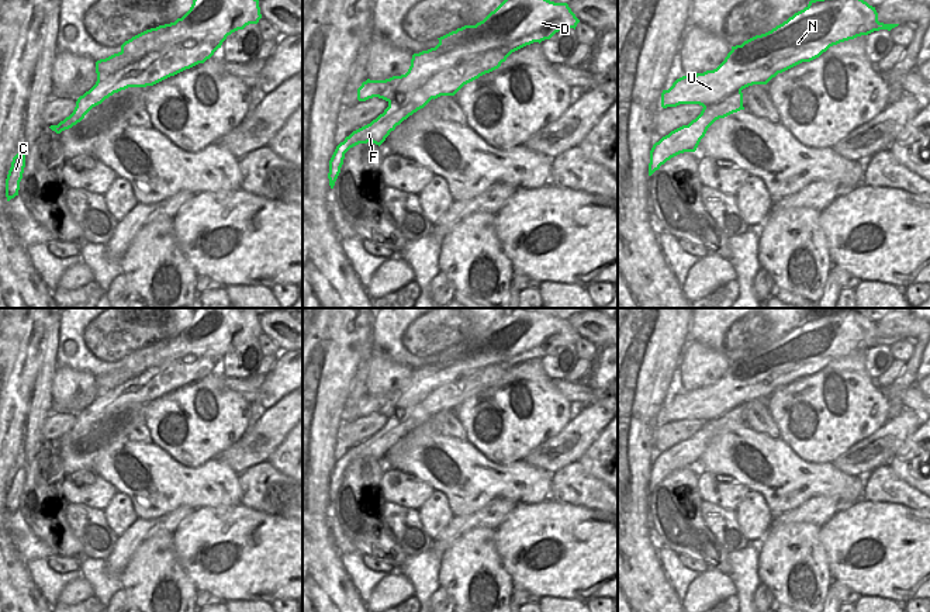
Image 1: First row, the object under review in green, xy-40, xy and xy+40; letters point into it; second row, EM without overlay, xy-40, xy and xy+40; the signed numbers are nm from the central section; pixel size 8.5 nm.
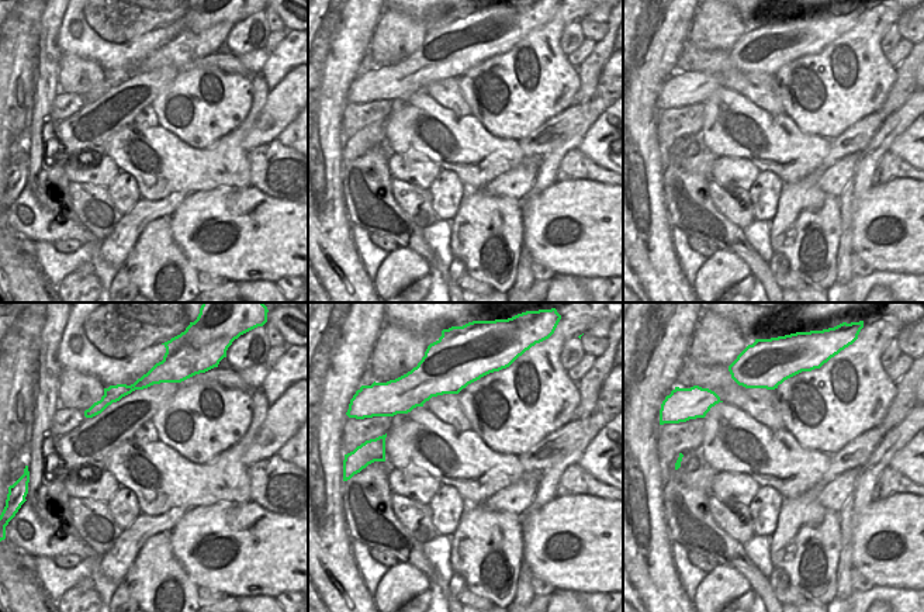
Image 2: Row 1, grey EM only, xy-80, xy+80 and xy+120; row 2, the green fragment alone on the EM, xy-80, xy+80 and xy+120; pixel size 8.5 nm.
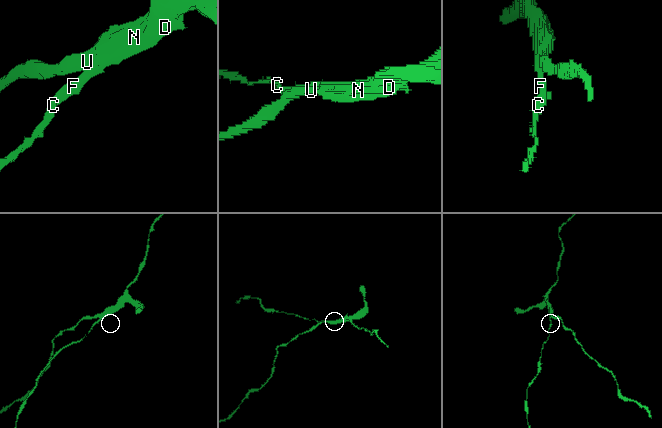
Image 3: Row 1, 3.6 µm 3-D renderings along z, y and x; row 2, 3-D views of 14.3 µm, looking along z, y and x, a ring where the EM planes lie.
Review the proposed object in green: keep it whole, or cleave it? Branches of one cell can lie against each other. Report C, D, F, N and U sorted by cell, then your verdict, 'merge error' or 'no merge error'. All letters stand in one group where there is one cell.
groups C F / D N U; merge error

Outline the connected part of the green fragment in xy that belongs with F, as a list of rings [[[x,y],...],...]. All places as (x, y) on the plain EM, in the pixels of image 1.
[[[425,401],[397,411],[393,416],[388,416],[388,422],[370,439],[353,446],[349,452],[340,457],[331,476],[329,476],[329,501],[333,504],[335,497],[340,488],[340,483],[343,480],[345,468],[359,460],[373,457],[376,460],[381,460],[391,446],[395,445],[404,435],[423,423],[431,414],[422,407]]]

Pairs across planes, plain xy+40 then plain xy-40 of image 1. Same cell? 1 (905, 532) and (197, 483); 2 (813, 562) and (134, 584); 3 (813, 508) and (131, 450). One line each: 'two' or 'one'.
1: two
2: one
3: two

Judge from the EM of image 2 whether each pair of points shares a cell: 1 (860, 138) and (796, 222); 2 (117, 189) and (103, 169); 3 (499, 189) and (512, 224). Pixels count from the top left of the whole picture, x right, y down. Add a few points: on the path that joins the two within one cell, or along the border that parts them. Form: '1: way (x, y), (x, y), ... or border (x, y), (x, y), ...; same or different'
1: way (837, 154), (812, 179), (806, 200); same
2: border (121, 172), (107, 187); different
3: border (478, 190), (488, 196), (509, 196), (522, 200); different

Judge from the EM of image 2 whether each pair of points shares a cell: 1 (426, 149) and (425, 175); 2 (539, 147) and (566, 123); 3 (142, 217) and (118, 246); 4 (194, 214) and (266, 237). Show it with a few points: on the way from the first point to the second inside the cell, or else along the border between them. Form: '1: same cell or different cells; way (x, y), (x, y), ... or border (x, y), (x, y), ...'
1: different cells; border (394, 152), (412, 159), (431, 159), (442, 169)
2: same cell; way (547, 142), (560, 137), (563, 131)
3: same cell; way (135, 224), (123, 239)
4: same cell; way (213, 214), (231, 217), (248, 231)

